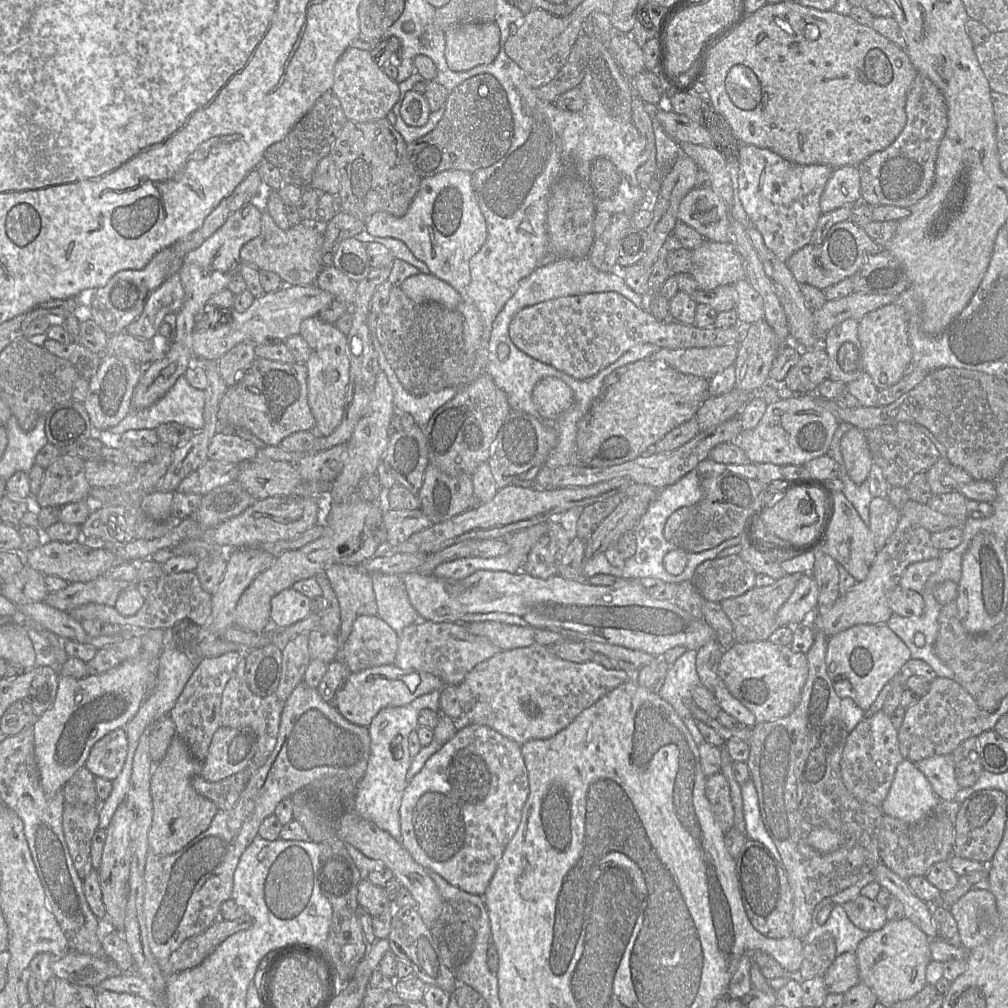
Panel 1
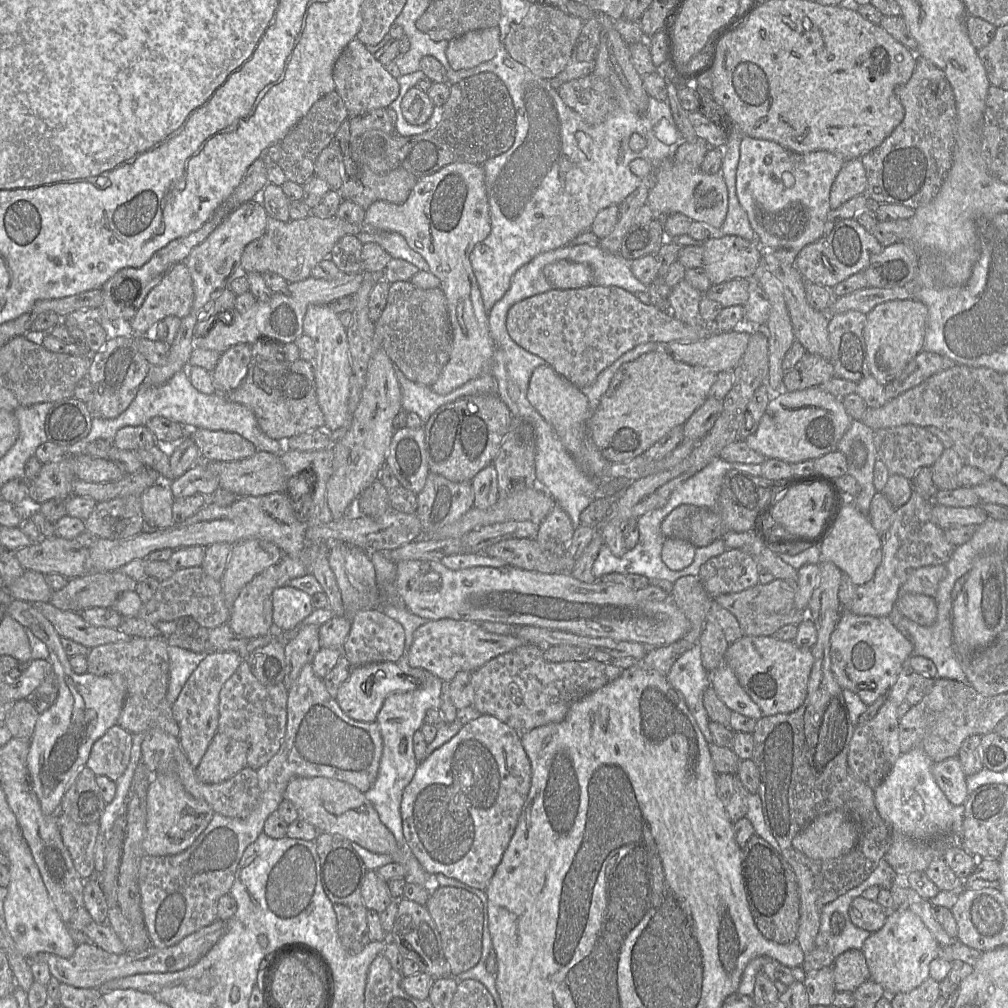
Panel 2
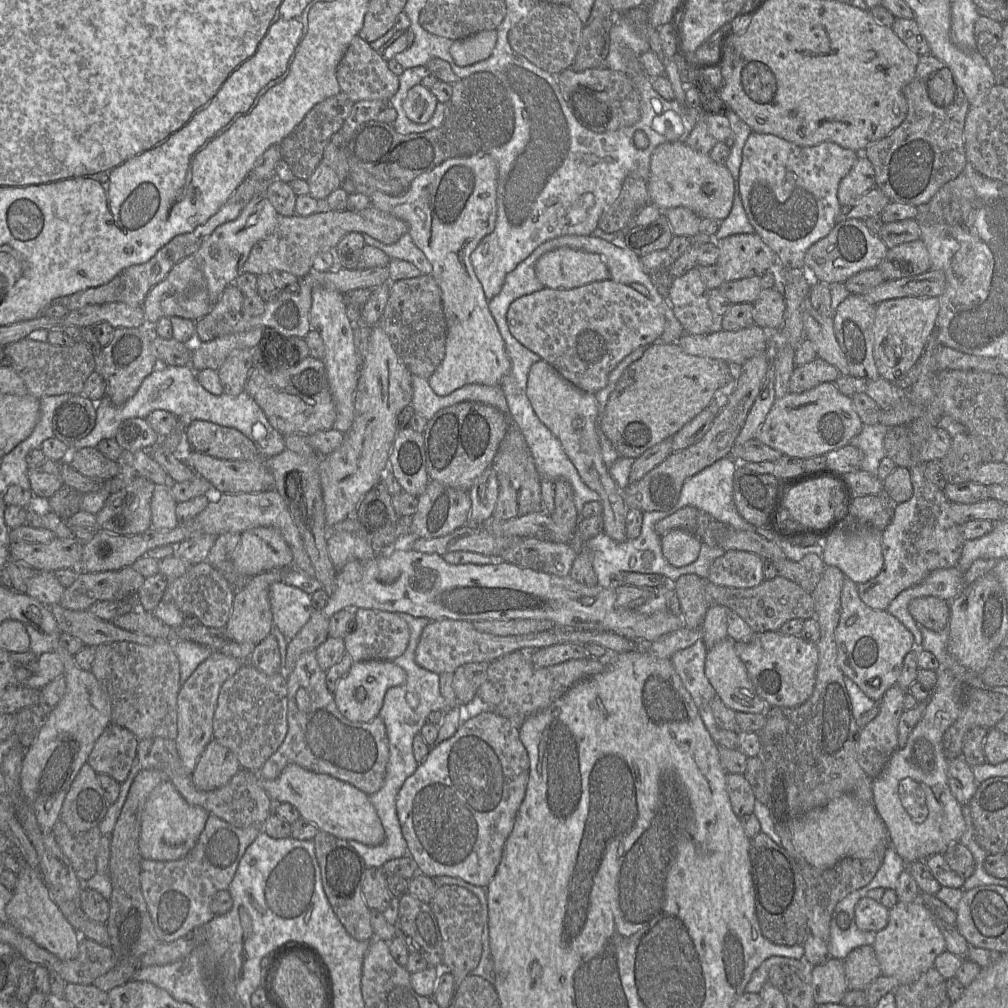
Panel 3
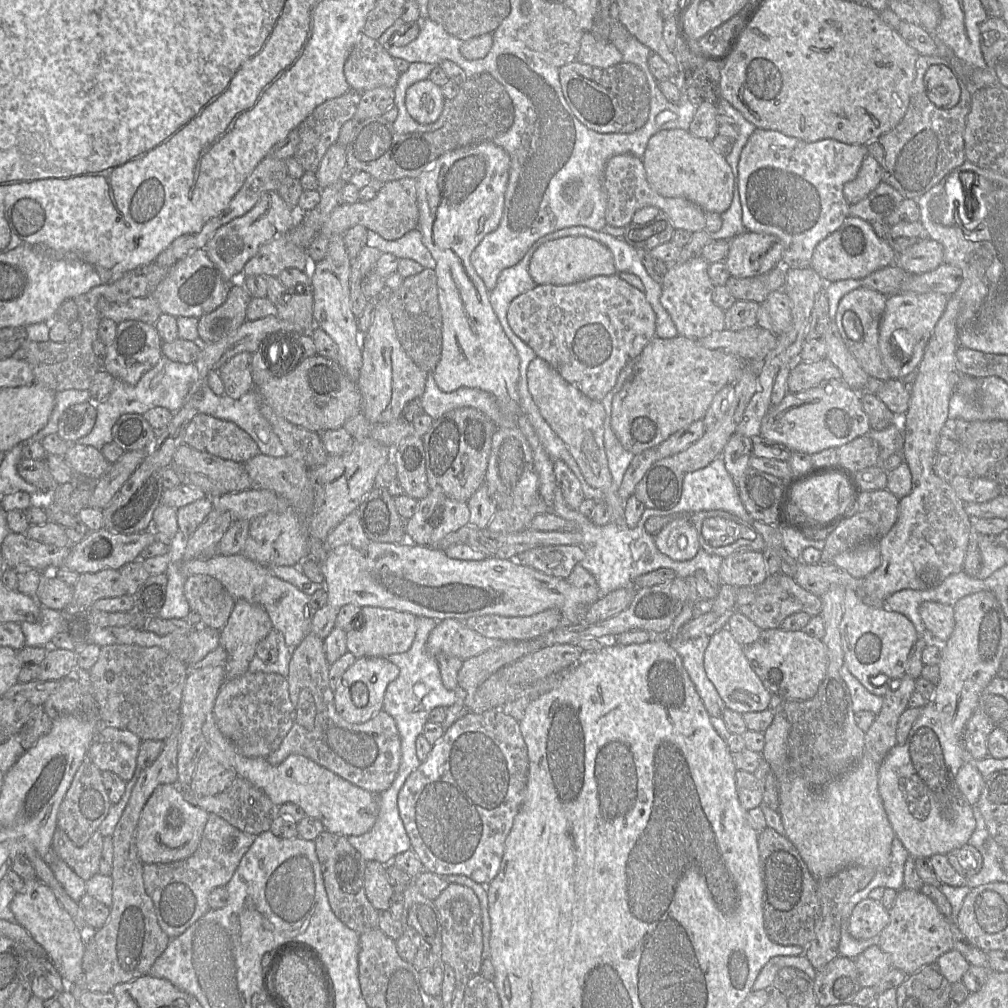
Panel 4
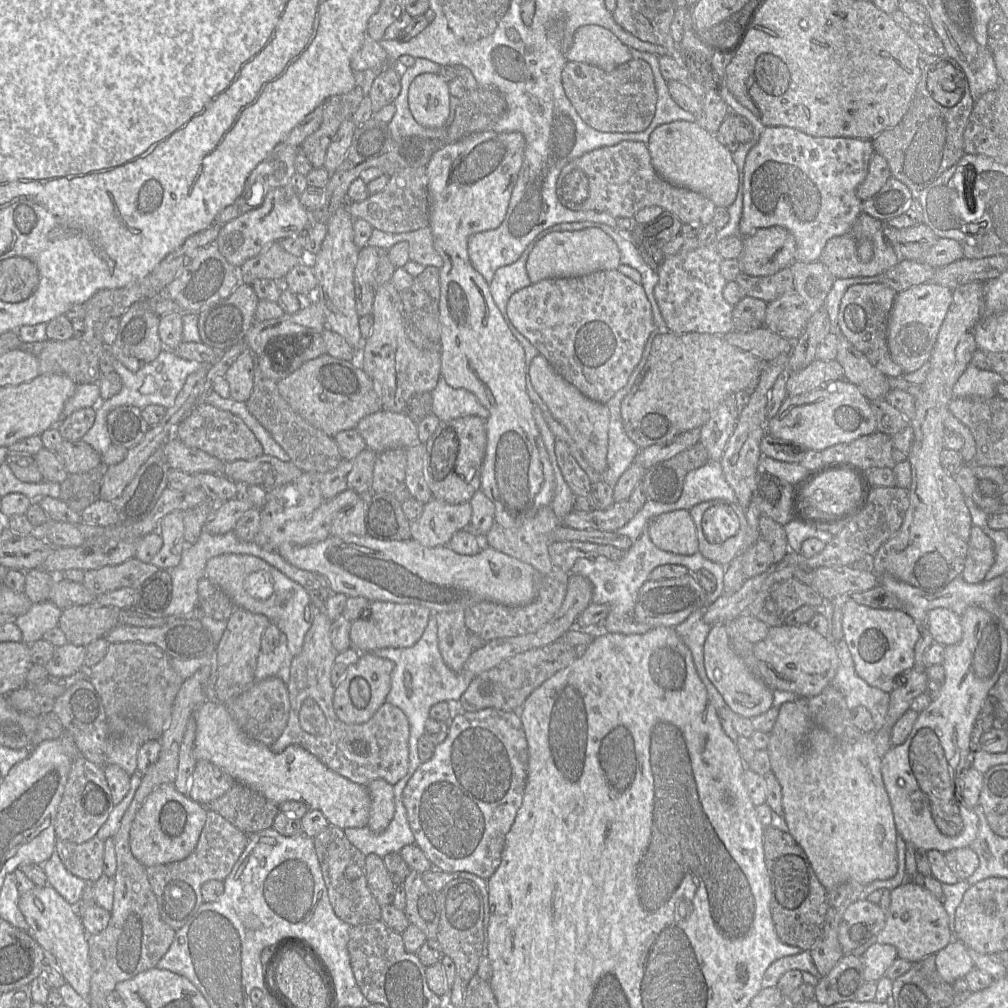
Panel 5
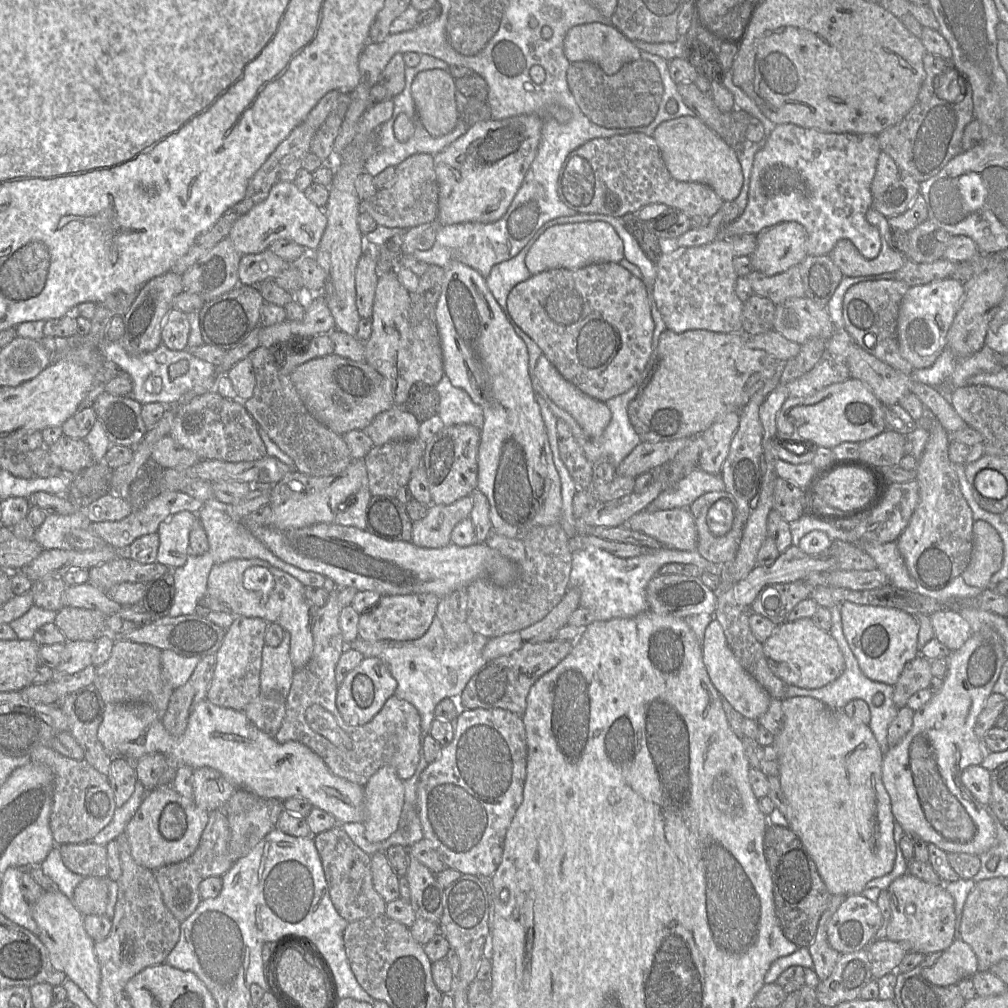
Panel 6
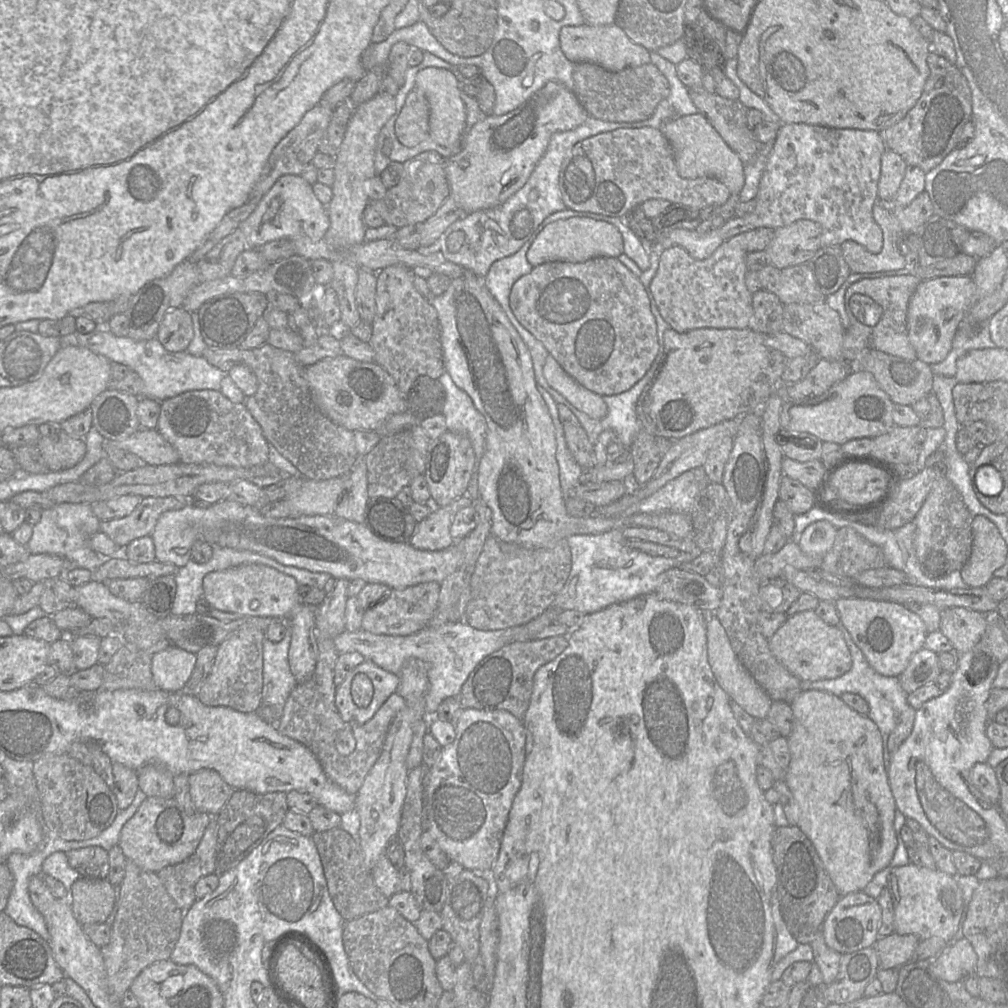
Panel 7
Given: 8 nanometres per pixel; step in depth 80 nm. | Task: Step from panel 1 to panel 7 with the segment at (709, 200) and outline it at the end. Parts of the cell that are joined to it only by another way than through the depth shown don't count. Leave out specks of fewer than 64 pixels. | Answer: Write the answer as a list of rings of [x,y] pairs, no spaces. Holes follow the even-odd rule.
[[[702,113],[667,120],[659,130],[673,148],[675,163],[681,177],[688,179],[714,177],[725,184],[731,194],[740,193],[745,181],[745,164]]]

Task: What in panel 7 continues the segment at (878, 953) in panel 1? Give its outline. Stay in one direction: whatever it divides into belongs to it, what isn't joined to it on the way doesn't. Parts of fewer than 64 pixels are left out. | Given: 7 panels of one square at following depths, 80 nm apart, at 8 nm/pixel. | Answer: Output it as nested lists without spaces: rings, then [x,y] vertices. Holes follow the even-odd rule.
[[[908,863],[893,868],[887,888],[894,908],[895,933],[913,934],[920,940],[937,936],[947,943],[954,941],[963,912],[963,893],[953,876],[937,868],[929,869]]]

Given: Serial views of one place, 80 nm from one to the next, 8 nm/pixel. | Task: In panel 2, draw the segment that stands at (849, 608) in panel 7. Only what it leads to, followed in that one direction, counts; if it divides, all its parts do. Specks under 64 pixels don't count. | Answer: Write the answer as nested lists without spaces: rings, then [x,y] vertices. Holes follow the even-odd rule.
[[[842,572],[838,592],[842,615],[830,638],[831,670],[842,689],[853,691],[869,706],[880,696],[888,694],[890,688],[896,682],[899,672],[907,666],[908,659],[913,655],[913,644],[892,622],[889,616],[862,616],[843,610],[843,607],[853,599],[856,587],[849,575]]]

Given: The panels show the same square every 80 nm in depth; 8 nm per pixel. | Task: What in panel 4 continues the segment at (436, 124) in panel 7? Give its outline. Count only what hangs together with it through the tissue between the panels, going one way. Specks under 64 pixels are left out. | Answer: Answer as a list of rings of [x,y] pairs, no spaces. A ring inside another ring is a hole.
[[[429,79],[416,82],[406,92],[407,111],[420,124],[434,123],[443,111],[444,102],[440,86]]]

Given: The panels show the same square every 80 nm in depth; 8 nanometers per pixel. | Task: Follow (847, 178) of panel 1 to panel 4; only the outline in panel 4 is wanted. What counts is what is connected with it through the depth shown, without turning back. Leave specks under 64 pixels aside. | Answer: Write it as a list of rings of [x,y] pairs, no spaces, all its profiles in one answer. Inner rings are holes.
[[[866,155],[856,177],[845,183],[843,194],[850,205],[863,200],[882,182],[882,171],[874,157]]]

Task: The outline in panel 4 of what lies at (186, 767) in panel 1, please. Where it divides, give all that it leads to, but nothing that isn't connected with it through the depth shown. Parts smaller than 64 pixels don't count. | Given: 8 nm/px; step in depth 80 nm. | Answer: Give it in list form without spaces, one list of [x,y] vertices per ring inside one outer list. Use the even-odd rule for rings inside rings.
[[[177,784],[158,786],[147,800],[136,828],[137,853],[144,864],[170,863],[190,857],[199,846],[209,813],[190,804]]]

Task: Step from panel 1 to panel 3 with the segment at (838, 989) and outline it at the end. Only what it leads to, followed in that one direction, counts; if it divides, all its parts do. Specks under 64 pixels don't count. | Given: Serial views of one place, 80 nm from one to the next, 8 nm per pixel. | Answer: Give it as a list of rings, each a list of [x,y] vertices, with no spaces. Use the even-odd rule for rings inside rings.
[[[872,945],[853,949],[843,960],[848,990],[866,989],[881,975]]]

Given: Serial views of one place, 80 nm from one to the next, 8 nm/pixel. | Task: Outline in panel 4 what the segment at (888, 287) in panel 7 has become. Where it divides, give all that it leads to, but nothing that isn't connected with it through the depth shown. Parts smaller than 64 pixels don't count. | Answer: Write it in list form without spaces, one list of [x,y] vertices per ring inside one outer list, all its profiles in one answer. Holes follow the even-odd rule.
[[[859,287],[842,297],[836,312],[835,323],[840,336],[860,367],[870,376],[882,381],[890,378],[884,365],[879,346],[879,325],[888,296],[872,289]]]

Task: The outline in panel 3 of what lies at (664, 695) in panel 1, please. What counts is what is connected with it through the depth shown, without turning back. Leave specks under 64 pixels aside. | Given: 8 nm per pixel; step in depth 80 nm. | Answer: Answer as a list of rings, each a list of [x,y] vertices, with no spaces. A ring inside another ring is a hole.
[[[699,639],[692,646],[677,651],[671,658],[672,665],[684,687],[690,693],[700,717],[711,738],[717,744],[719,726],[711,709],[716,691],[705,675],[707,646]]]

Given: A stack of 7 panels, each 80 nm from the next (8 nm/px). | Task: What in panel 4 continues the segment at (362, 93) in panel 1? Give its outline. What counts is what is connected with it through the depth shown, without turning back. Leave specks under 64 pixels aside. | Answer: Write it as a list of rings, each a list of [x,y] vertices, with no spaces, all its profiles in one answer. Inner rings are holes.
[[[362,34],[344,64],[344,75],[351,89],[364,93],[379,87],[395,88],[400,72],[387,48]]]

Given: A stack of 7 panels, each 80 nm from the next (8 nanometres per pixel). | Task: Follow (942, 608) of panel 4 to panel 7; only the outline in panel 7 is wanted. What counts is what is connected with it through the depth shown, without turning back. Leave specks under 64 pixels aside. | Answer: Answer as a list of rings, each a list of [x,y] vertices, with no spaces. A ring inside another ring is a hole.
[[[952,607],[942,610],[939,630],[949,639],[956,653],[965,653],[980,642],[987,624],[986,613]]]

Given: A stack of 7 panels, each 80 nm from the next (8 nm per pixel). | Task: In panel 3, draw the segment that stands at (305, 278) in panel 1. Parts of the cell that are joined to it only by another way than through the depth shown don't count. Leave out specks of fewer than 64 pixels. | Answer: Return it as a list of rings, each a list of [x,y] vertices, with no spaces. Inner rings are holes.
[[[370,206],[361,211],[321,211],[308,216],[280,216],[275,230],[257,242],[243,265],[243,272],[256,276],[274,271],[289,272],[298,278],[312,271],[313,260],[318,253],[333,250],[343,236],[350,232],[370,235],[385,244],[393,244],[409,230],[408,224],[377,208]]]

